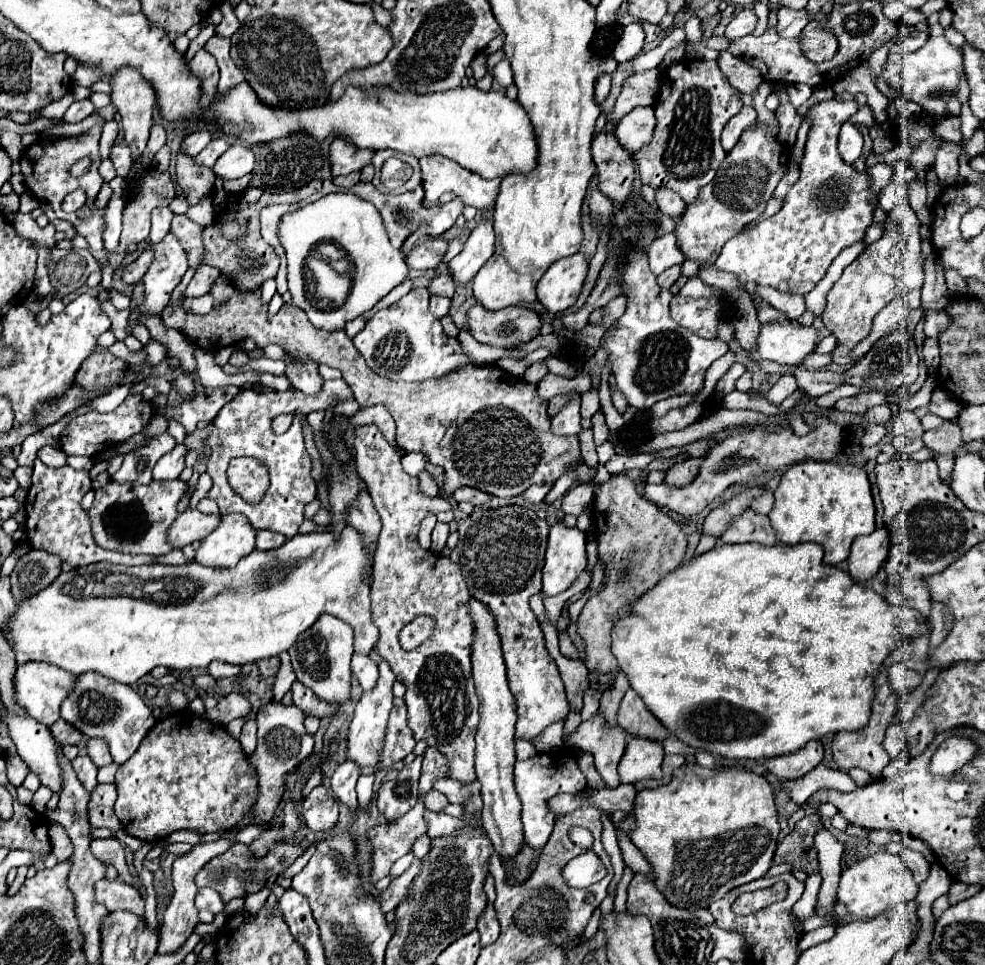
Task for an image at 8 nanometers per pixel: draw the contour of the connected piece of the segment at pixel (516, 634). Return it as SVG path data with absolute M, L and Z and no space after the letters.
M525 505L479 509L457 521L457 525L459 567L467 579L471 597L479 599L493 613L507 665L509 687L519 705L515 739L533 739L545 727L555 721L565 721L569 715L559 669L545 649L541 627L529 607L529 599L541 591L541 569L549 525Z

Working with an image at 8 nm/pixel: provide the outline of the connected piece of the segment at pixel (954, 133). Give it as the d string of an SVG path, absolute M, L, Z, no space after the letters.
M947 115L935 123L933 131L935 131L935 137L941 139L941 141L953 141L953 143L959 143L959 141L961 141L959 129L953 129L953 127L949 125L949 117L947 117Z

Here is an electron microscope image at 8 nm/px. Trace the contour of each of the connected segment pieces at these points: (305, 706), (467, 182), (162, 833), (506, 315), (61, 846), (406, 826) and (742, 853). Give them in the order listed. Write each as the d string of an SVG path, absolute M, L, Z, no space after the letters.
M295 681L291 687L293 693L293 703L305 713L305 715L315 715L315 717L333 717L339 707L331 707L329 703L323 703L309 687L303 687L303 683Z
M423 157L421 173L423 173L423 187L427 201L437 203L445 191L451 191L465 205L471 205L475 209L491 209L501 183L501 179L487 181L455 165L447 157Z
M189 709L159 719L147 733L147 739L139 745L139 751L119 767L115 783L115 815L129 835L149 843L159 843L159 839L165 839L179 829L197 829L201 833L227 831L249 813L257 795L257 777L253 767L245 761L239 741L233 739L223 725L215 725L201 715L189 715Z
M475 305L467 315L467 329L477 341L503 349L531 341L539 335L541 325L543 321L539 315L523 307L489 311L481 305Z
M55 821L49 823L48 836L52 845L51 852L60 863L69 858L73 853L73 845L63 826Z
M419 799L417 805L407 811L399 821L385 823L367 831L367 839L373 845L373 867L371 867L371 883L389 875L391 865L411 851L411 845L417 837L425 835L427 823L423 819L425 805Z
M687 763L673 771L673 777L667 785L637 791L631 809L631 815L635 817L635 829L629 831L629 839L645 855L655 873L655 887L671 905L689 911L707 909L733 887L759 879L769 871L779 835L773 799L775 791L761 775L749 773L741 767L713 771Z

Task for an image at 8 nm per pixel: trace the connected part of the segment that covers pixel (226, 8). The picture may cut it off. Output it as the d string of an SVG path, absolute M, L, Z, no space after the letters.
M225 1L219 9L223 13L223 21L215 27L215 37L231 37L239 29L239 21L237 21L237 17L235 17L233 7L229 5L229 1Z

